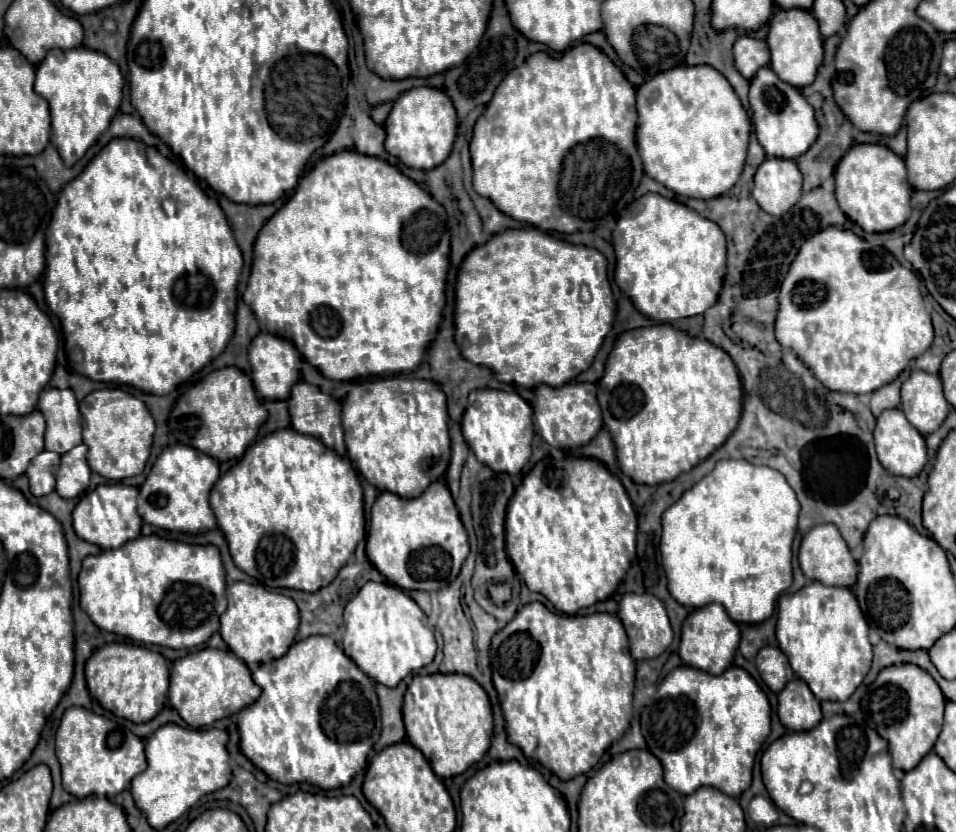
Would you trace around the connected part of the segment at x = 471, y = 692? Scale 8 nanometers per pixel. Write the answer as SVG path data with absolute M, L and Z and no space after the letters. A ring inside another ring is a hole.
M433 674L421 680L413 678L403 698L403 722L405 722L409 742L425 754L433 772L439 778L457 776L465 772L473 762L479 762L487 752L493 734L493 714L491 714L489 698L485 690L479 686L479 682L475 682L465 674Z

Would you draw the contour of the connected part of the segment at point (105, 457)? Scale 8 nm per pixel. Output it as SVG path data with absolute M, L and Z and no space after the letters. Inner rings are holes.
M101 388L79 402L79 412L83 442L89 448L87 462L93 472L107 480L123 480L143 472L155 434L155 422L139 398L121 388Z

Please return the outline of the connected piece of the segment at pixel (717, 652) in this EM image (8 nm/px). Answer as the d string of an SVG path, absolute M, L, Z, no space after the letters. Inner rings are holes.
M707 604L701 608L695 608L681 626L681 644L679 644L679 656L683 664L699 668L709 674L721 674L725 668L733 664L733 656L739 644L739 626L729 618L725 608L721 604Z

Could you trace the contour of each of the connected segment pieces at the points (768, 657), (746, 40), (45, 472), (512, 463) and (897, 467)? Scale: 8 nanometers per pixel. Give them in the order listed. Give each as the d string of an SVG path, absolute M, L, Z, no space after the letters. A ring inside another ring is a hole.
M765 646L757 652L755 656L755 664L759 670L759 676L763 678L763 682L773 690L779 692L783 690L787 676L791 674L789 670L789 662L785 658L785 654L777 648L777 646Z
M739 36L733 44L733 58L737 70L745 78L753 78L753 74L769 64L769 48L765 46L765 40L757 40L751 36Z
M43 450L29 464L25 474L29 476L31 492L35 496L45 496L45 494L55 490L55 474L53 474L53 470L57 468L57 462L59 462L59 454L57 452Z
M491 388L473 390L469 394L469 404L463 414L461 430L477 460L487 464L493 472L519 474L531 458L533 410L517 392Z
M897 408L885 410L877 418L877 426L875 426L875 448L877 448L879 462L891 474L913 478L913 476L917 476L923 470L923 466L927 462L927 448L925 448L923 436L907 422L905 414L901 410L897 410Z

